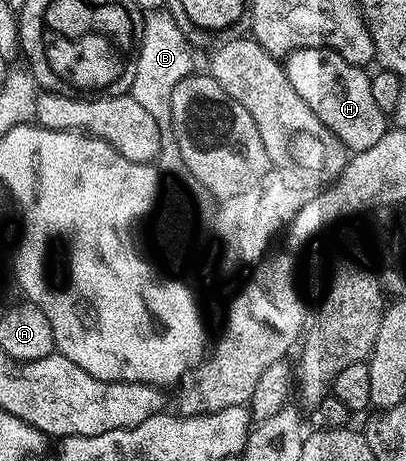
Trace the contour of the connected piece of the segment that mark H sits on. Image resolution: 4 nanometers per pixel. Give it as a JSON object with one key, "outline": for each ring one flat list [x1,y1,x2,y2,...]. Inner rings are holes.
{"outline":[[307,47,291,52,284,63,284,72,298,97,310,105,314,117,342,141,349,152,378,145,386,130,386,113,378,109,370,89,370,75,363,67,350,65,331,47]]}

